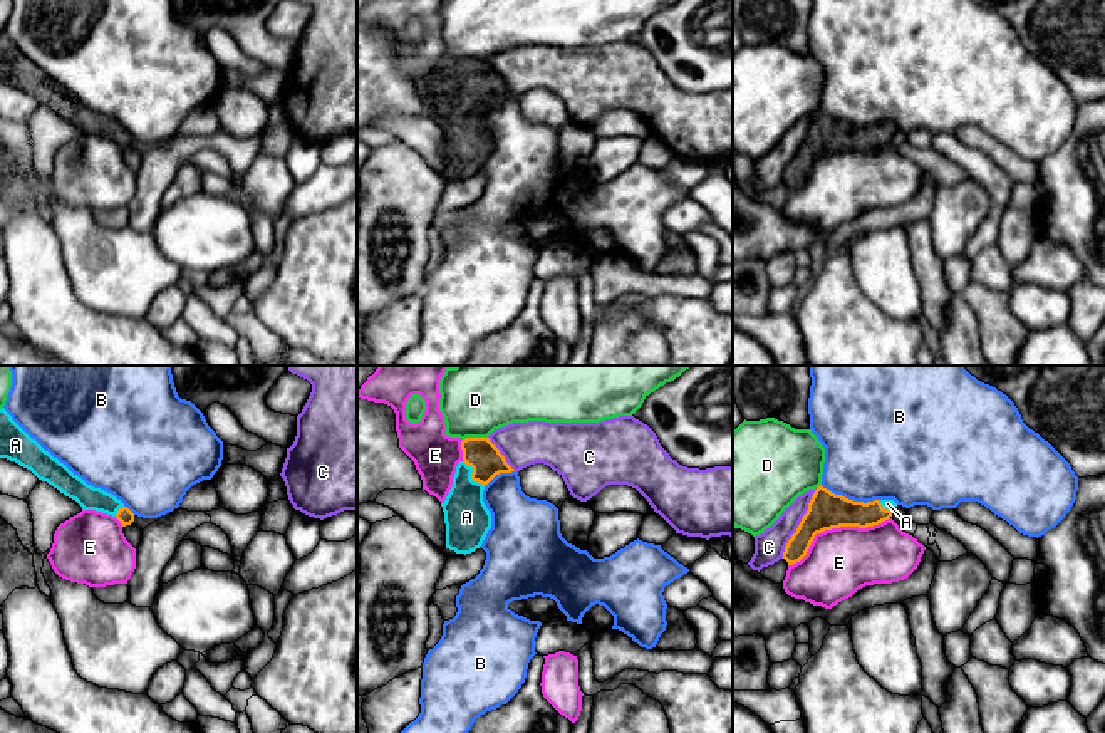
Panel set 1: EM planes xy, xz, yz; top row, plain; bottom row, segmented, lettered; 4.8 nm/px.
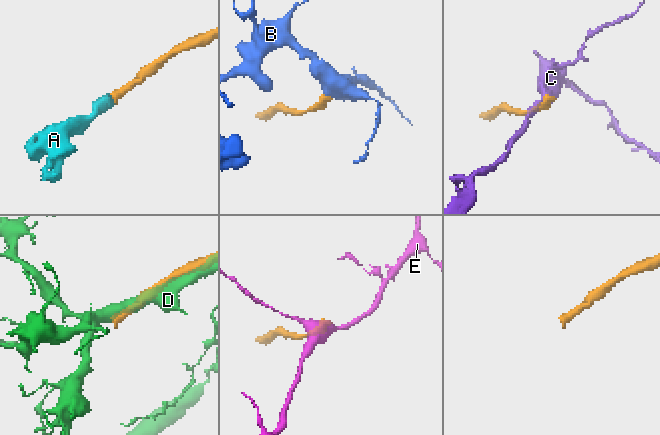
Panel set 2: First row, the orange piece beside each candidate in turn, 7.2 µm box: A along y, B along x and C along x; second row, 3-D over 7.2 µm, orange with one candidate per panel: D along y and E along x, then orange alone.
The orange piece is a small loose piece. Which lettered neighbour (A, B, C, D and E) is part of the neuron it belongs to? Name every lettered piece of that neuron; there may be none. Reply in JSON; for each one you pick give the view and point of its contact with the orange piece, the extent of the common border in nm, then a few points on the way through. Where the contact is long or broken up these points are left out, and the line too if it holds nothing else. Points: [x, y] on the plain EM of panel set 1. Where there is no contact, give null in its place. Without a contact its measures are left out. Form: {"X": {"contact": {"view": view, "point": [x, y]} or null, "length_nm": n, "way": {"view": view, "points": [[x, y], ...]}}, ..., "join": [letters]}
{"A": {"contact": {"view": "xz", "point": [472, 99]}, "length_nm": 170, "way": {"view": "xz", "points": [[480, 77], [480, 89], [472, 99], [466, 113], [466, 141]]}}, "join": ["A"]}

